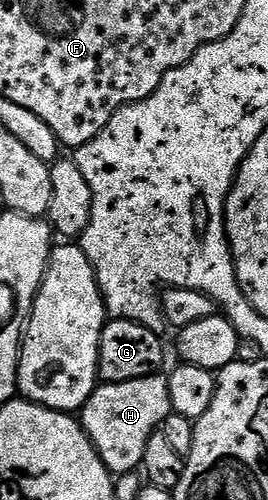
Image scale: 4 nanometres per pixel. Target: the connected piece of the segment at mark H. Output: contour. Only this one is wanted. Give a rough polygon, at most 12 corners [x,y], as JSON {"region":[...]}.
{"region":[[168,376],[98,384],[79,420],[109,472],[141,469]]}

